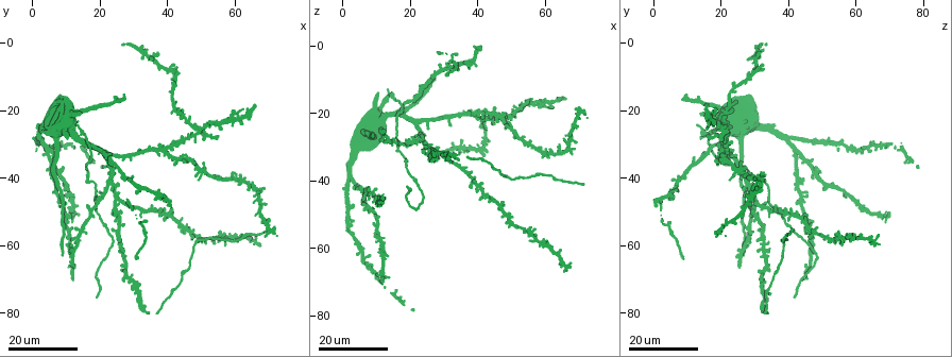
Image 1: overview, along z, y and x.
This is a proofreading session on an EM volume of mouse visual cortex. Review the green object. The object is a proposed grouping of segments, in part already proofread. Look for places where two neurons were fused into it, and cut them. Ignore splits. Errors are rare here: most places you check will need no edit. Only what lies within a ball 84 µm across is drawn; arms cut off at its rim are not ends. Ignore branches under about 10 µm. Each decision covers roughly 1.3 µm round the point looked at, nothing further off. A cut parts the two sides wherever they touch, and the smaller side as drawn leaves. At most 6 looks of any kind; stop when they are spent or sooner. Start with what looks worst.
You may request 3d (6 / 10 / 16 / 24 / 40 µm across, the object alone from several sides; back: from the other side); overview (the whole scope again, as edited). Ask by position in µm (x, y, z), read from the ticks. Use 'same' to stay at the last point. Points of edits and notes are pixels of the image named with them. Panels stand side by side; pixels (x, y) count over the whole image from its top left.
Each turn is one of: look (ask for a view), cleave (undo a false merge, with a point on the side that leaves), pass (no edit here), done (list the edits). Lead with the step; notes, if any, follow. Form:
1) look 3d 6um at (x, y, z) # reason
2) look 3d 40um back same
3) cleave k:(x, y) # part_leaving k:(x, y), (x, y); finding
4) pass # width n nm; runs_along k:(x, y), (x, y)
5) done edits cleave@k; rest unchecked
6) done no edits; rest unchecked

look 3d 24um at (32.5, 43.5, 5.5)

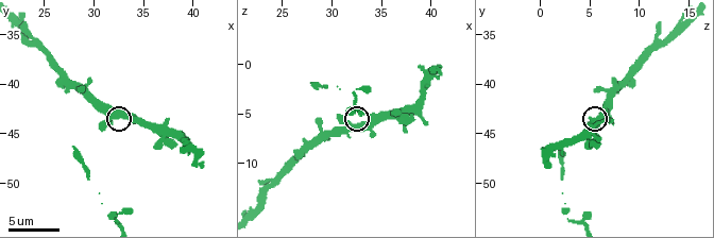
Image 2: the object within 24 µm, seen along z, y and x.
look 3d 6um at (31.8, 43.2, 6.2)

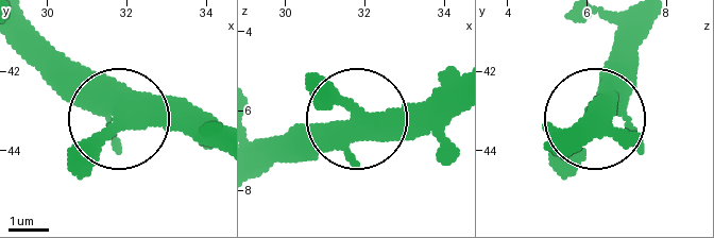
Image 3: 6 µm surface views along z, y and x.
pass # width 390 nm; continuous, no second neuron

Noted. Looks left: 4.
look 3d 16um at (18.0, 30.0, 17.5) # looks like a crossing

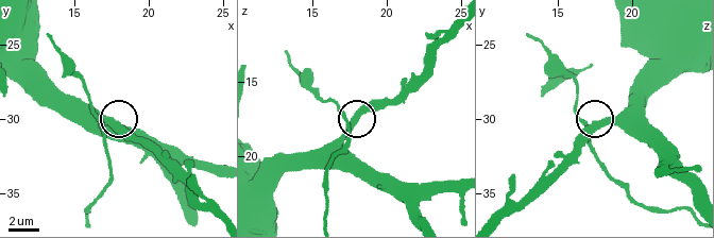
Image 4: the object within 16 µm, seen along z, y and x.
look 3d 10um at (18.0, 30.6, 17.4)

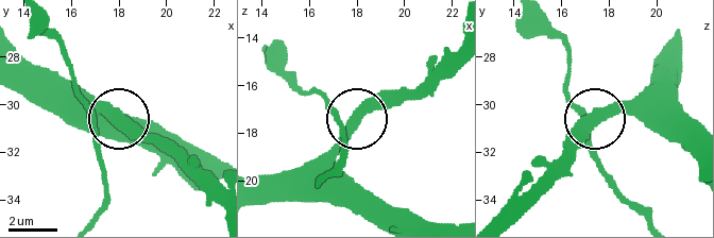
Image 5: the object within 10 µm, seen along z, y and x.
pass # width 360 nm; continuous, no second neuron

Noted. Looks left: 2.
look 3d 24um at (5.0, 32.0, 42.5) # four arms meet

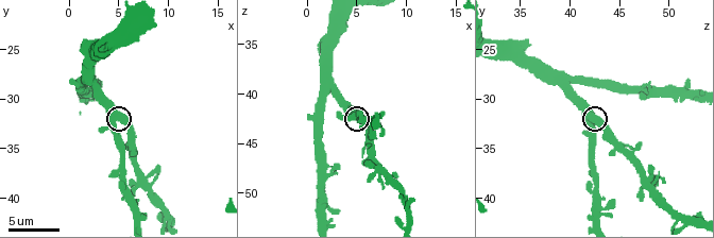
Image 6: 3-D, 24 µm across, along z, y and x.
look 3d 10um at (4.8, 32.0, 42.2) # zoom in

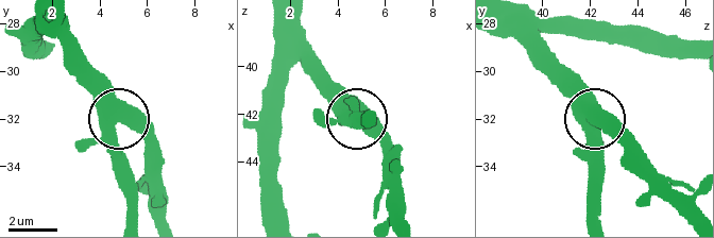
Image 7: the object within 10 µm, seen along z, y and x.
pass # side_arm 39 um; runs_along 7:(498, 21), (630, 147); all the same neuron

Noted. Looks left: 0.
done no edits; rest unchecked

